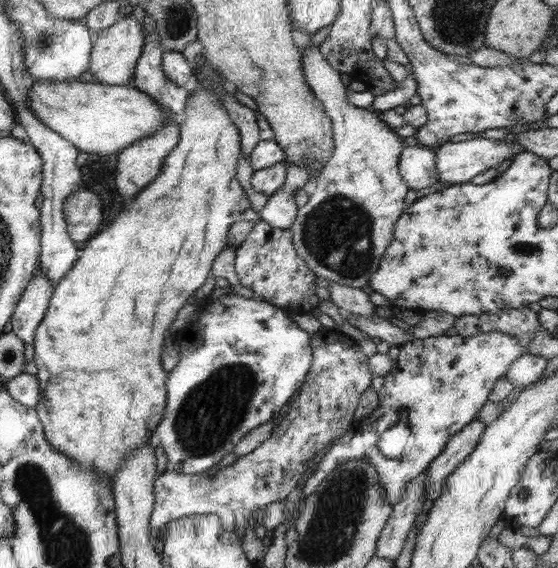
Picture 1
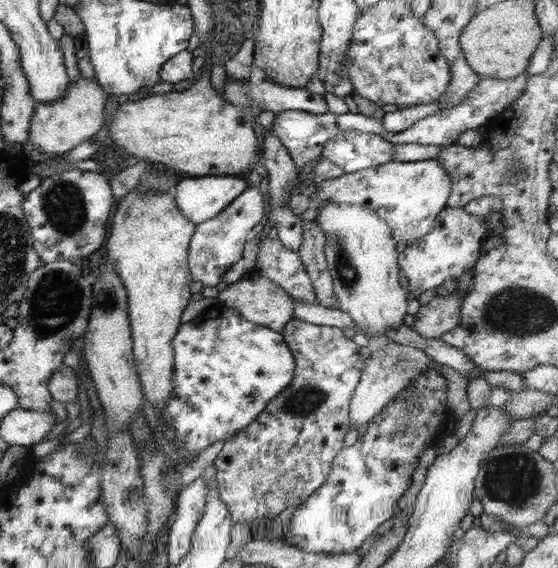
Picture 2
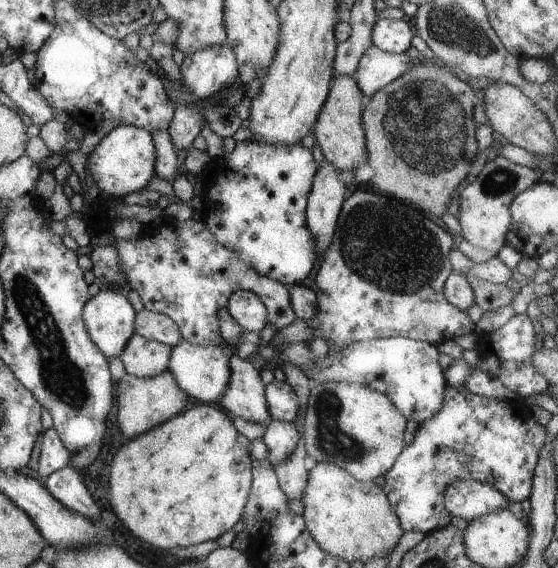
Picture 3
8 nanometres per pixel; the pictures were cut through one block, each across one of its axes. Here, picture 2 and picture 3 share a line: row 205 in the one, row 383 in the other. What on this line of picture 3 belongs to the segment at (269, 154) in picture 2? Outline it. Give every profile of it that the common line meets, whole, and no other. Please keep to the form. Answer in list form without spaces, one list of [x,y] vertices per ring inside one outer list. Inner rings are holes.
[[[275,380],[266,385],[265,397],[272,420],[294,422],[300,412],[300,402],[287,380]]]

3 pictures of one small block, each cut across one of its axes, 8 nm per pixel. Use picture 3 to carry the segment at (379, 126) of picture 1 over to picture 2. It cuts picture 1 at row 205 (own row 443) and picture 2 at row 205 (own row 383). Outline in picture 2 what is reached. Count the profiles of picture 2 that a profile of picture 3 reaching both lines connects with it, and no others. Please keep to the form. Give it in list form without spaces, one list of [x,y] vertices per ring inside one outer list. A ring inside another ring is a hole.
[[[324,202],[324,206],[317,207],[319,214],[316,222],[327,239],[324,255],[339,309],[352,318],[357,332],[367,336],[368,347],[373,352],[400,345],[386,335],[388,330],[396,330],[400,324],[404,324],[408,306],[405,290],[400,285],[402,274],[398,266],[397,243],[392,238],[388,224],[374,210],[354,204]]]

